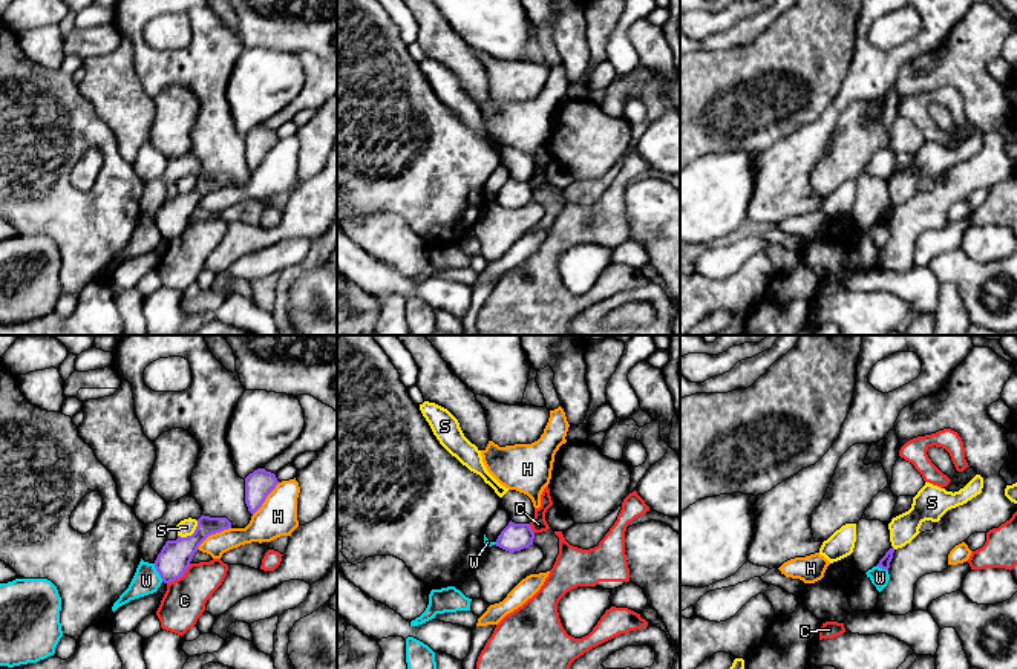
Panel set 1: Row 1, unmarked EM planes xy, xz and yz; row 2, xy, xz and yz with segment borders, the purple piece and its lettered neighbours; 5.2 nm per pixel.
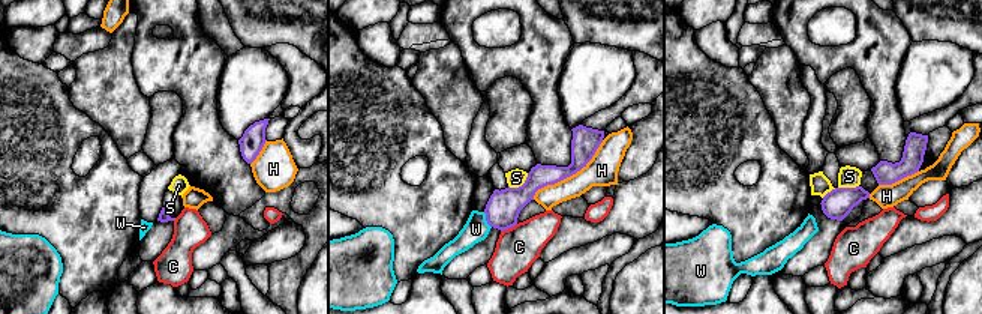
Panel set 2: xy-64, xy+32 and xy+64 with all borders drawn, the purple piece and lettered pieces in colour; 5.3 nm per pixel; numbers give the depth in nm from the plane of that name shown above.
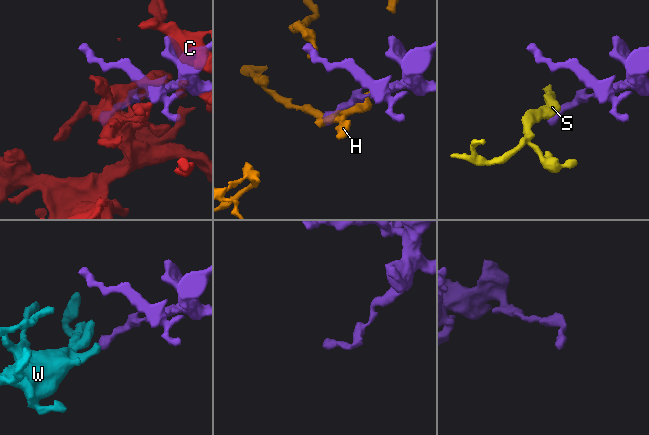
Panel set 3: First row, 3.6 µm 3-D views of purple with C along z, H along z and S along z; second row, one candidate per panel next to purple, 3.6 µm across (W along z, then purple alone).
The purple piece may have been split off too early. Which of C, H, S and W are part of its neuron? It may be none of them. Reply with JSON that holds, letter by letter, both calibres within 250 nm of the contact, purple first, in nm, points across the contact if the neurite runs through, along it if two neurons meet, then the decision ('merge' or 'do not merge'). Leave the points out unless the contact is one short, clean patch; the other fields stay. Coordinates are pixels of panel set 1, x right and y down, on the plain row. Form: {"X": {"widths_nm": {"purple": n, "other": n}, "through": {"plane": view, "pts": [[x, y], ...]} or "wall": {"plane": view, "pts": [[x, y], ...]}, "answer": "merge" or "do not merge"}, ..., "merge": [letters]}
{"C": {"widths_nm": {"purple": 170, "other": 220}, "answer": "do not merge"}, "H": {"widths_nm": {"purple": 170, "other": 140}, "answer": "do not merge"}, "S": {"widths_nm": {"purple": 170, "other": 90}, "wall": {"plane": "xy", "pts": [[198, 178], [190, 192], [178, 193]]}, "answer": "do not merge"}, "W": {"widths_nm": {"purple": 170, "other": 140}, "wall": {"plane": "xy", "pts": [[153, 221], [163, 238]]}, "answer": "do not merge"}, "merge": []}

